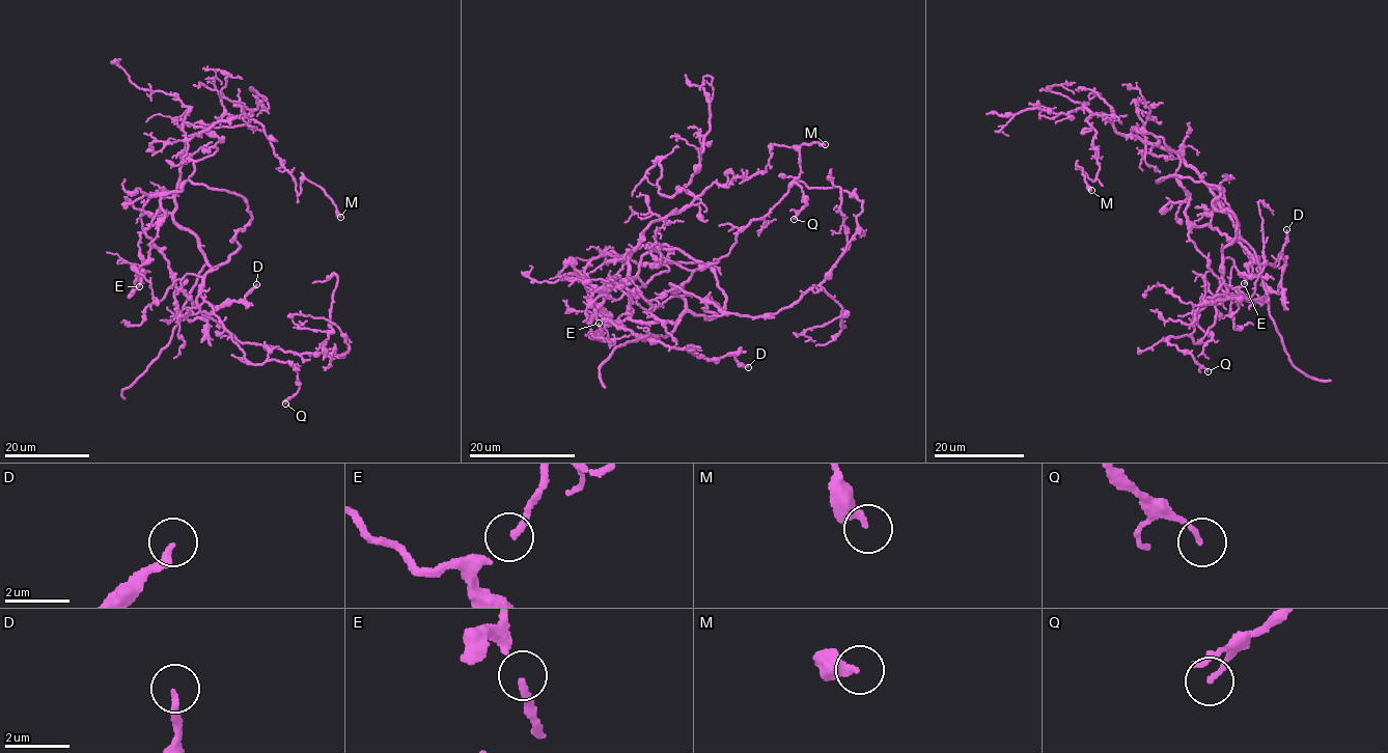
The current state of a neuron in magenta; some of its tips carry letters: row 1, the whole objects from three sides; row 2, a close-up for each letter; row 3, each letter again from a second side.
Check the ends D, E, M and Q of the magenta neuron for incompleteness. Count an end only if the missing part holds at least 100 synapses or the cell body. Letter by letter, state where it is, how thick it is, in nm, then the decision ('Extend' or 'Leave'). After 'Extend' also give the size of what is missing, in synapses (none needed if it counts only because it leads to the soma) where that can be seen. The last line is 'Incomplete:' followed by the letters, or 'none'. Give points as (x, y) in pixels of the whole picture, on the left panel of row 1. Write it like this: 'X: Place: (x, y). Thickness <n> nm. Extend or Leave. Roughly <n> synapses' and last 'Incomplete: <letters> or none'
D: Place: (256, 284). Thickness 200 nm. Leave
E: Place: (139, 286). Thickness 140 nm. Leave
M: Place: (340, 217). Thickness 360 nm. Leave
Q: Place: (285, 403). Thickness 130 nm. Leave
Incomplete: none

